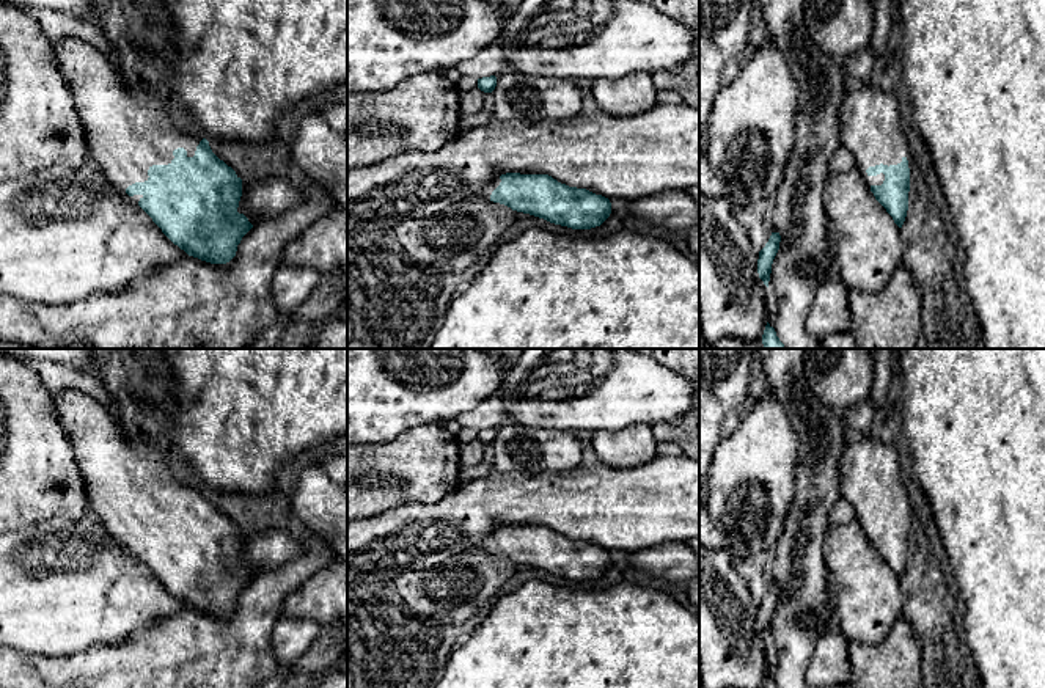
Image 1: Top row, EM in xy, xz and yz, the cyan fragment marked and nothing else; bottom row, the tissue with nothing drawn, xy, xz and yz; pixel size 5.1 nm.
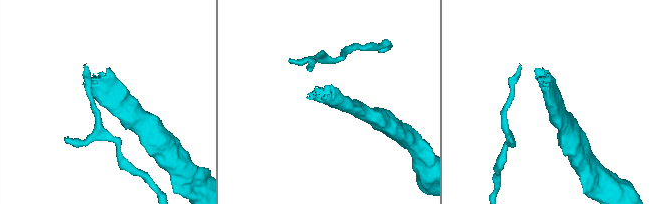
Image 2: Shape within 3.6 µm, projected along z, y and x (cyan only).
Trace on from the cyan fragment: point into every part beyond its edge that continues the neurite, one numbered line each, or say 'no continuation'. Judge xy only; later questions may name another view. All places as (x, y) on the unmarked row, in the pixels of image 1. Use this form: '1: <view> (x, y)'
1: xy (128, 481)

